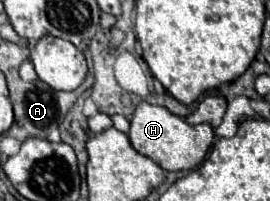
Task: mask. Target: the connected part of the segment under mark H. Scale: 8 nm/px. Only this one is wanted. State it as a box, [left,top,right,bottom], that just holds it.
[129,101,215,171]

